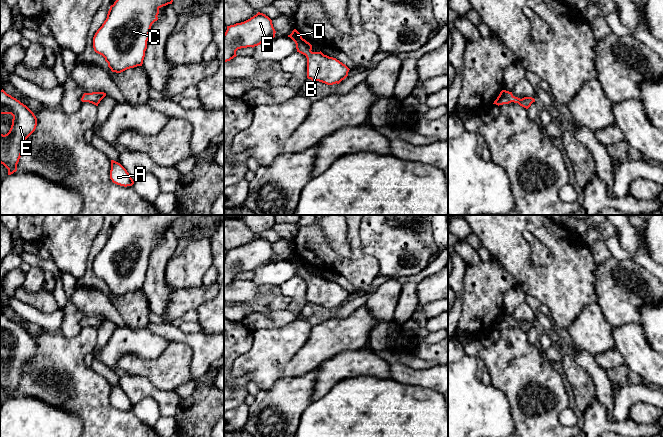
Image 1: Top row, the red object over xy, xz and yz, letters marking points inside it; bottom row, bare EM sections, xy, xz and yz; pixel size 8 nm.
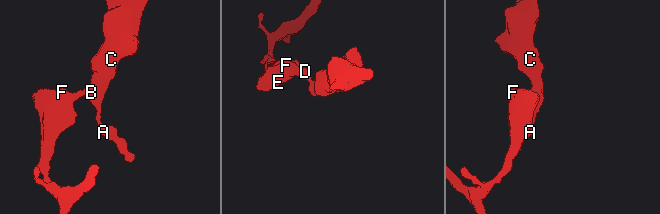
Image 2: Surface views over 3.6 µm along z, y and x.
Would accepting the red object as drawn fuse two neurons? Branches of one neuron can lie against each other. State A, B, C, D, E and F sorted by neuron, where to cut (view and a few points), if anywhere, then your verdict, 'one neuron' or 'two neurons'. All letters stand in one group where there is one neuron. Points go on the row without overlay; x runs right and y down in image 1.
A B C D E F | no cut | one neuron

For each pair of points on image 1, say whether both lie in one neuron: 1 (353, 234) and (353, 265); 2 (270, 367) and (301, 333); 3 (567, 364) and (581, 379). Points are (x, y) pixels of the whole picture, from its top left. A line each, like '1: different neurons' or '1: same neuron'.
1: same neuron
2: same neuron
3: same neuron

